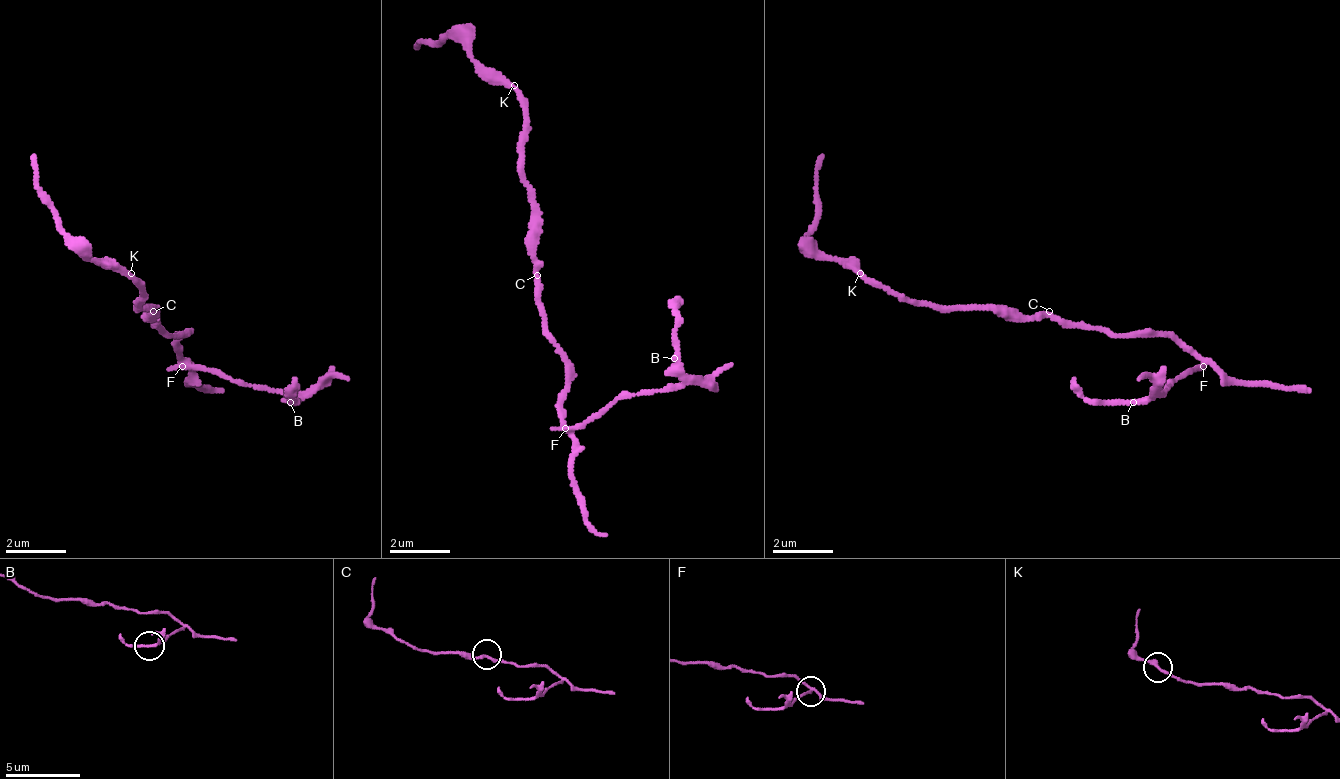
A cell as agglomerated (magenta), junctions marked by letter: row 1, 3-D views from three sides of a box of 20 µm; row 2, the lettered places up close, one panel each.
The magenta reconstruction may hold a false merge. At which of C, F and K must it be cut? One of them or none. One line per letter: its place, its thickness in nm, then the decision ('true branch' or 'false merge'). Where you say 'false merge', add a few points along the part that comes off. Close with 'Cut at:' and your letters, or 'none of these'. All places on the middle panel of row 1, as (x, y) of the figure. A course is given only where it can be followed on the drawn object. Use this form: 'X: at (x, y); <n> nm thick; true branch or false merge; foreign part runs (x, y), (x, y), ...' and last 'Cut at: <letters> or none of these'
C: at (537, 275); 200 nm thick; true branch
F: at (565, 428); 180 nm thick; false merge; foreign part runs (567, 426), (666, 381), (674, 313), (681, 297)
K: at (514, 85); 240 nm thick; true branch
Cut at: F

